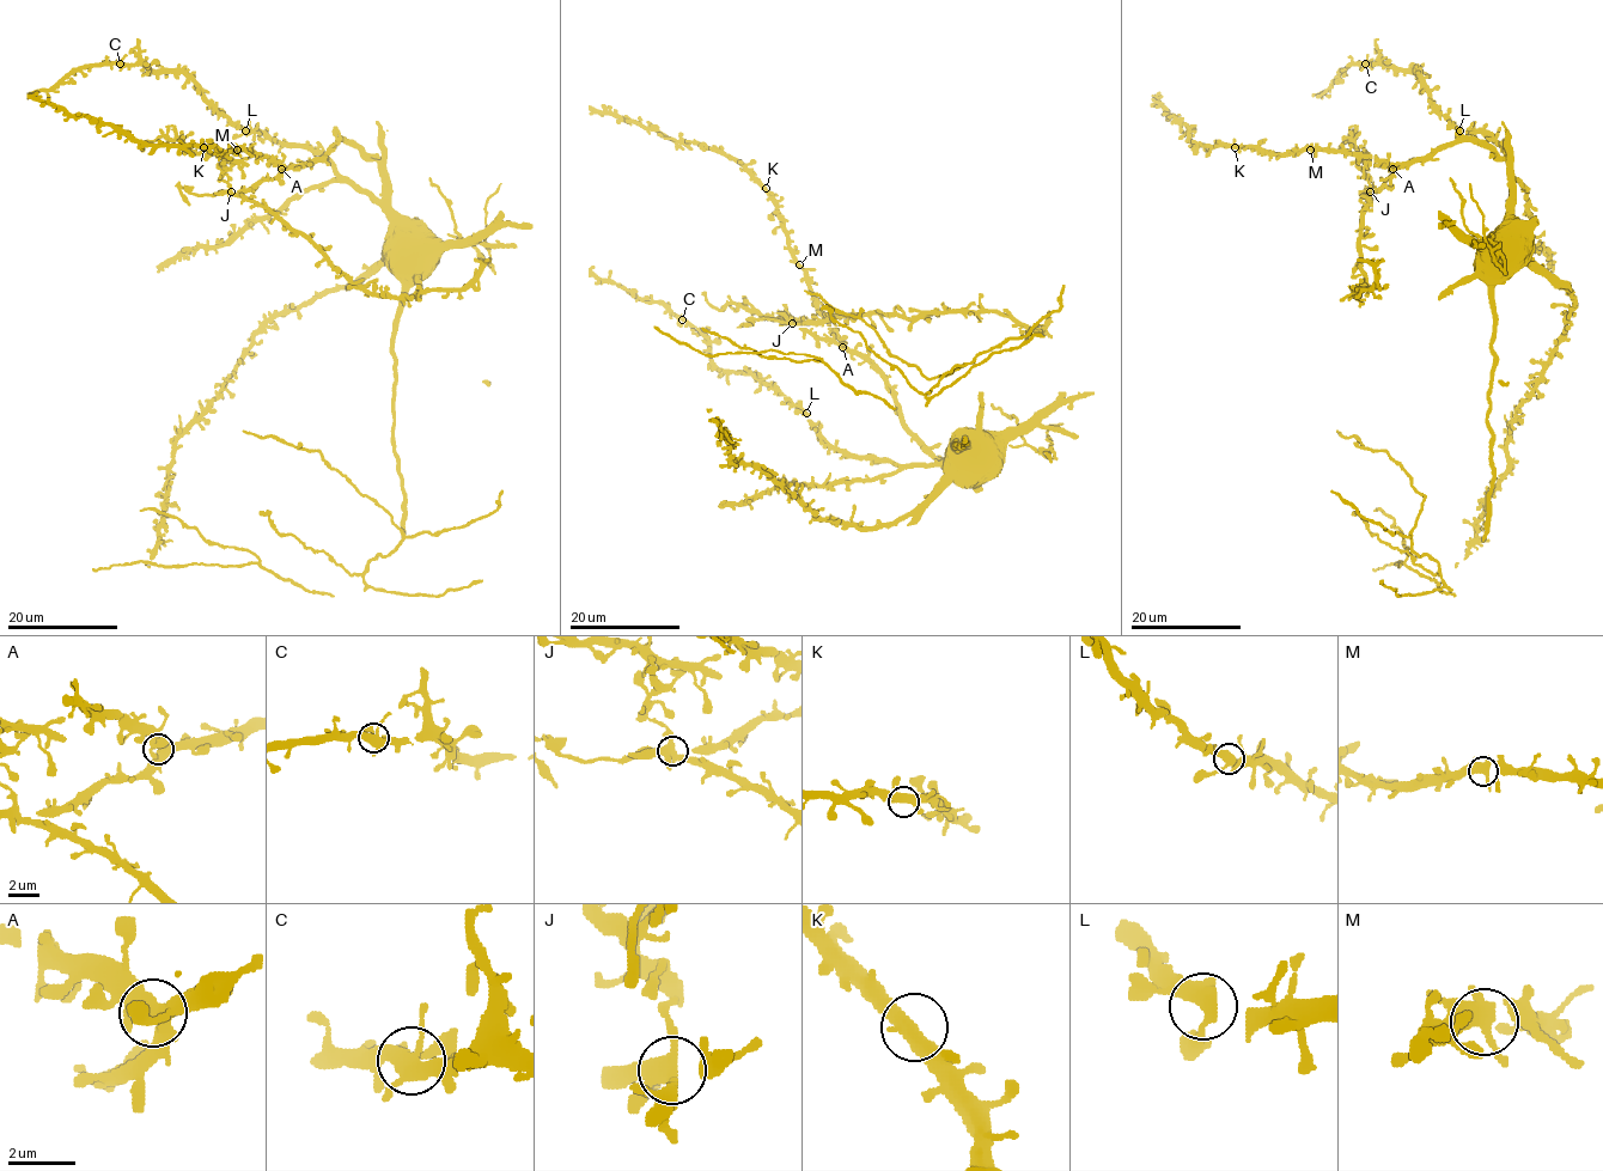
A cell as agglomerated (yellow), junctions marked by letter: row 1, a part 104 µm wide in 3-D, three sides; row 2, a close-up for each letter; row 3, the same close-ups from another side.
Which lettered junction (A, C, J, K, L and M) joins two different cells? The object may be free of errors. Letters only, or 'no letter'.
J

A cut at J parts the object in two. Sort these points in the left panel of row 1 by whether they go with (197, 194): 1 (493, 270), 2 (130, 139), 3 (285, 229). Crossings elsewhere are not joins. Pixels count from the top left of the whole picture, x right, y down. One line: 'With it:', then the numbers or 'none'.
With it: 3

